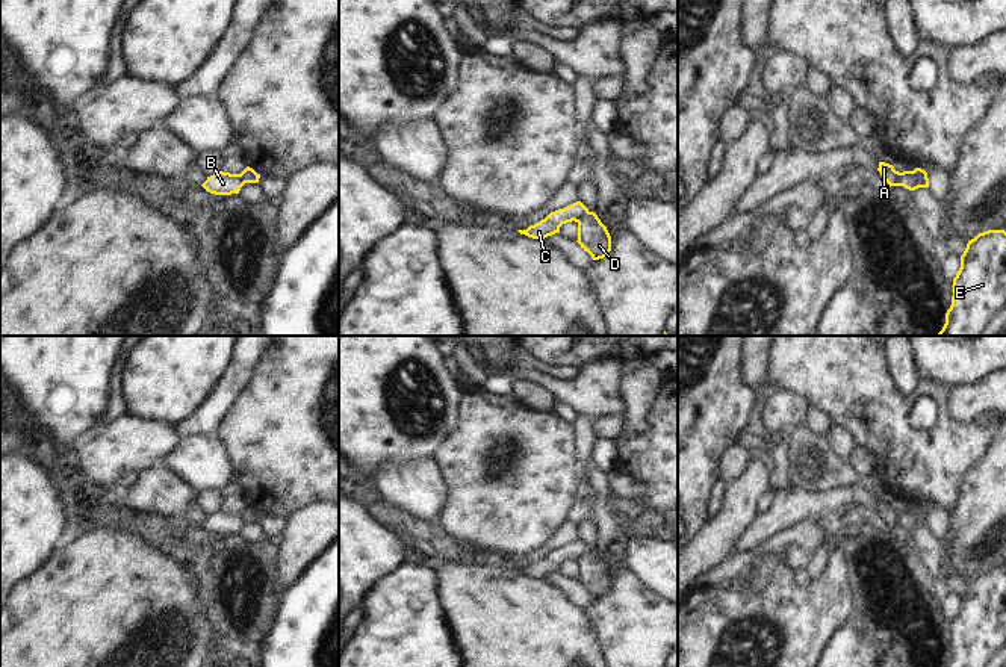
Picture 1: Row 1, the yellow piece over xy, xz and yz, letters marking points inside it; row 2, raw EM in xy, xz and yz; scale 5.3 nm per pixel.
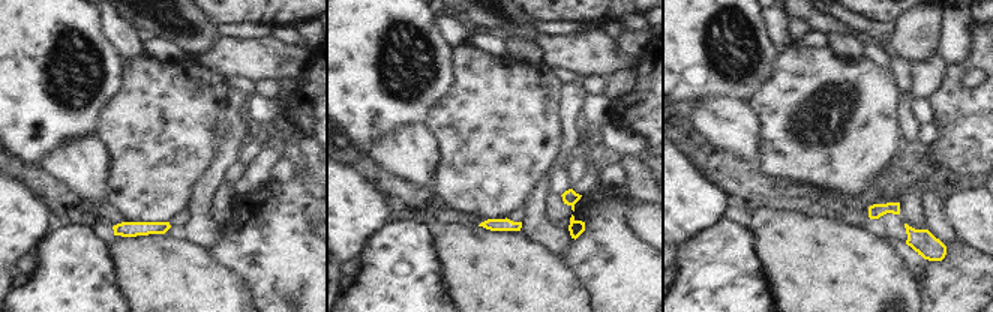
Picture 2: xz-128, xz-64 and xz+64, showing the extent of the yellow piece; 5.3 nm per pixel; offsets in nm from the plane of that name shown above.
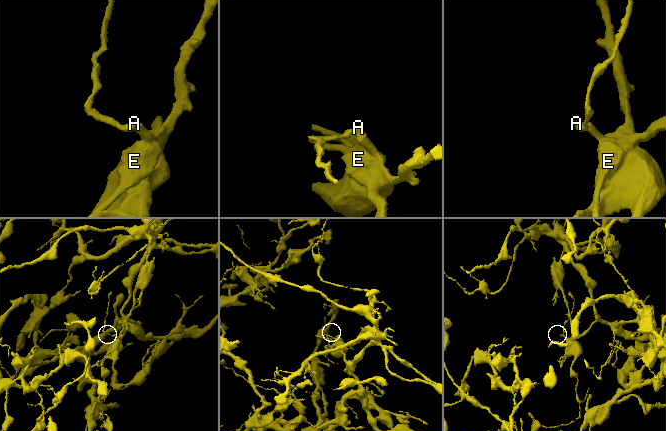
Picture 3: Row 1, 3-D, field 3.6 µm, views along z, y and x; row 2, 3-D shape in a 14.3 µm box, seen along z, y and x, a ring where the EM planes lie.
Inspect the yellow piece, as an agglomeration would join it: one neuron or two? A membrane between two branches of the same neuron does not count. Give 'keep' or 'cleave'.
cleave

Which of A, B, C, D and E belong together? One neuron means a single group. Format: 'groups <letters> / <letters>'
groups A B C / D E

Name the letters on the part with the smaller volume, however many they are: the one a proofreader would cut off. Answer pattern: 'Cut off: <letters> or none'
Cut off: A, B, C

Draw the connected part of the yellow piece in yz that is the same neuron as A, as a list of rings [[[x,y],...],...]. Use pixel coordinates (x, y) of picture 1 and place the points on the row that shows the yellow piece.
[[[879,162],[877,171],[880,172],[882,178],[890,185],[890,186],[900,186],[900,181],[897,178],[897,171],[894,169],[893,165]]]

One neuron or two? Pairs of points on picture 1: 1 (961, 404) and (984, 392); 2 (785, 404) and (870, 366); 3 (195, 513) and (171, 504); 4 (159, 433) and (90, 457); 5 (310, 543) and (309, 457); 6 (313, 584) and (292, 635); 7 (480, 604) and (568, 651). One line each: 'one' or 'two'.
1: one
2: two
3: two
4: one
5: two
6: one
7: one

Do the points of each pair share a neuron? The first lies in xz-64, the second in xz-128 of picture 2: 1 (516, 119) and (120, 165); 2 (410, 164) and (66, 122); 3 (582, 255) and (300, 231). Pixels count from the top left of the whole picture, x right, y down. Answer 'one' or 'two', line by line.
1: one
2: two
3: one

